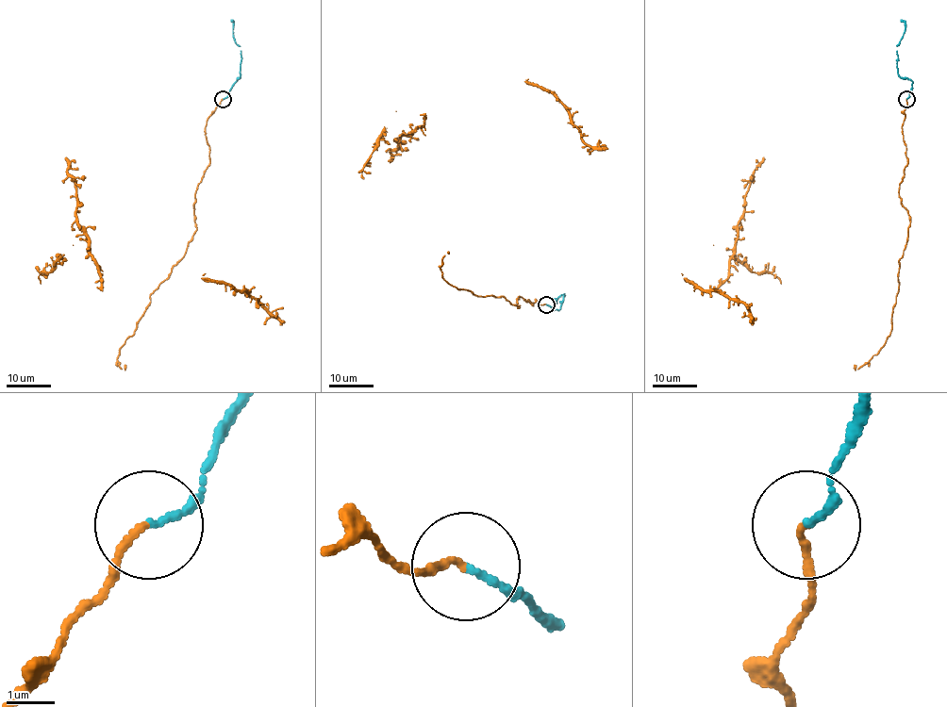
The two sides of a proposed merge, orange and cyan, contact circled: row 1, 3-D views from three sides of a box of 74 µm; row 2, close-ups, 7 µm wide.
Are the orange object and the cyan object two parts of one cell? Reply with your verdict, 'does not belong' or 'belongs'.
belongs

